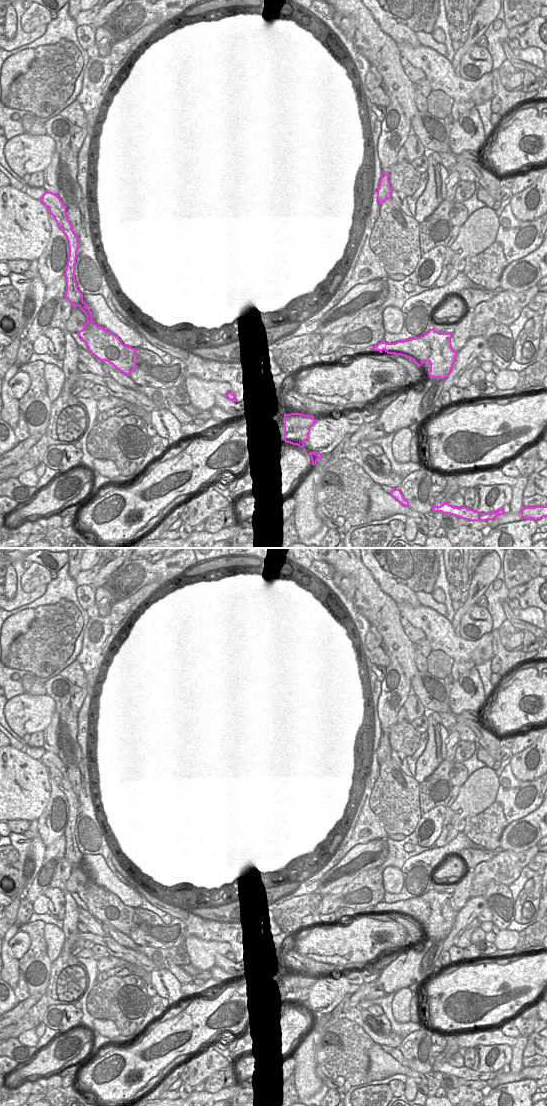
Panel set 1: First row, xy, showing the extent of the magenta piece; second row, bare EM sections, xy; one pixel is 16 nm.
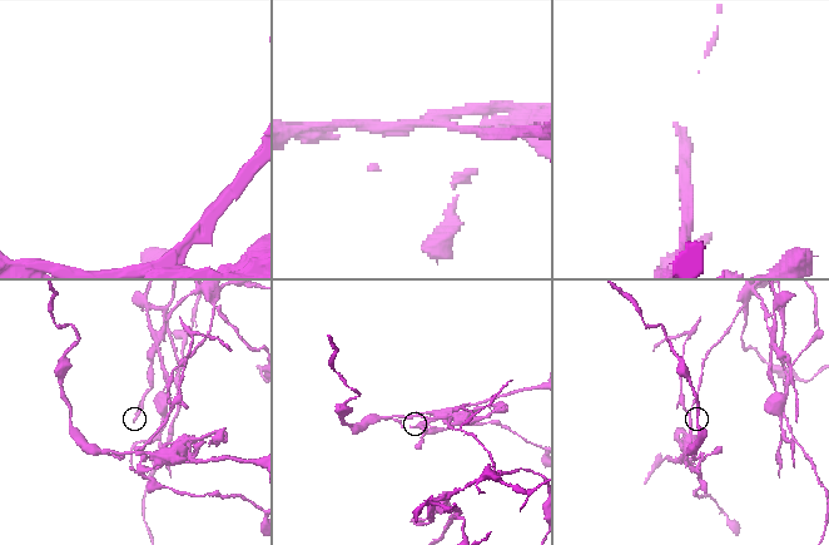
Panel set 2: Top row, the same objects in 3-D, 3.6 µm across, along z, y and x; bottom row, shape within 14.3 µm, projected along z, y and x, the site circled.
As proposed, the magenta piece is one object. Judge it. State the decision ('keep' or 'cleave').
cleave

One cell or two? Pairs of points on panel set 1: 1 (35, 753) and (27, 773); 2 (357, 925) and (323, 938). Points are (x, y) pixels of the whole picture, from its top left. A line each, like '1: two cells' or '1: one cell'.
1: two cells
2: one cell

